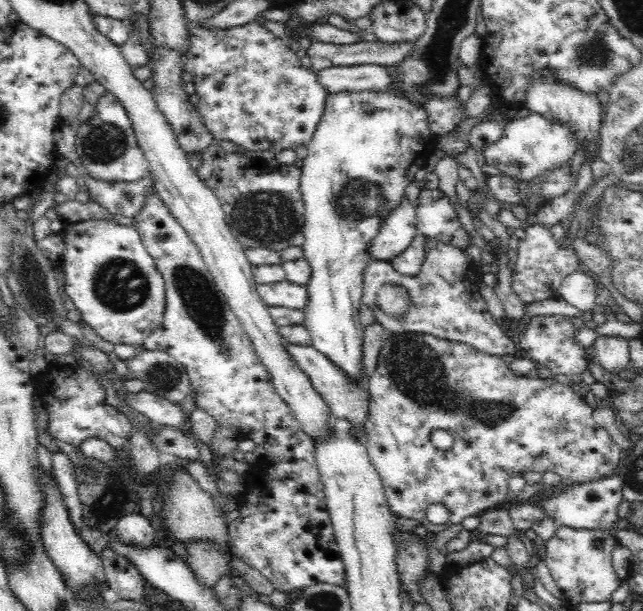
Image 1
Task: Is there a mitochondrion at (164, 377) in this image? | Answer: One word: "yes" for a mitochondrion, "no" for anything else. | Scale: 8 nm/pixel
yes

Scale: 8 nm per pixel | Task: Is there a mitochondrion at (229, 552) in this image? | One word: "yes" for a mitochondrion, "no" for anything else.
no

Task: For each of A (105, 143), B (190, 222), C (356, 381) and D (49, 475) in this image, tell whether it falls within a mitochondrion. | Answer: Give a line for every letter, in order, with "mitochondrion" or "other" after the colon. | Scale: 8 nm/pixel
A: mitochondrion
B: other
C: other
D: other

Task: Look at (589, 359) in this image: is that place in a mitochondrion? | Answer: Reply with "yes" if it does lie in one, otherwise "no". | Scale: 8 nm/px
no

